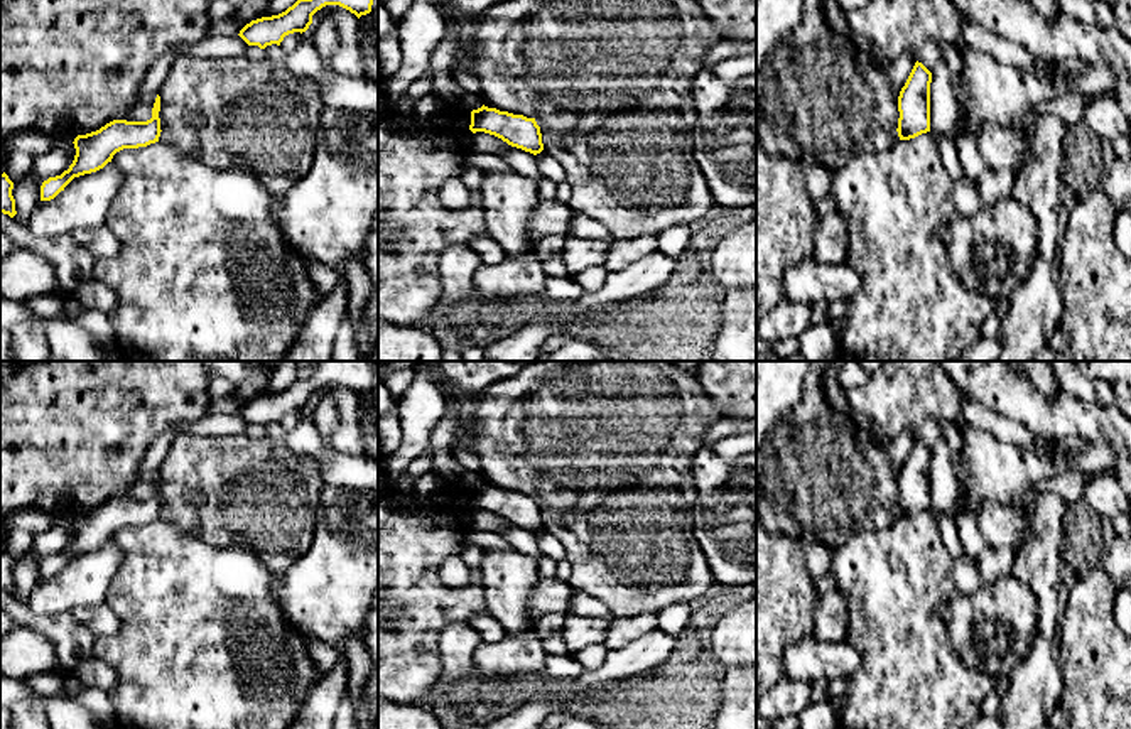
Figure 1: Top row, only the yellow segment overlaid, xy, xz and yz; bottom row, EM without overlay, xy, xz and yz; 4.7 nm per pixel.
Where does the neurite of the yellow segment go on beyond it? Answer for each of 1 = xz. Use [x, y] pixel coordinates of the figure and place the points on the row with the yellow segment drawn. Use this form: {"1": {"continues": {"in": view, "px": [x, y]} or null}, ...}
{"1": {"continues": null}}

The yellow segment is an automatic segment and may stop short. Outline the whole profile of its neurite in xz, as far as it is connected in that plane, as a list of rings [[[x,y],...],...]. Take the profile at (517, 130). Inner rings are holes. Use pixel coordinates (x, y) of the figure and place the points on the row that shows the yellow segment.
[[[483,105],[471,111],[469,130],[473,133],[484,132],[495,135],[508,145],[533,155],[544,150],[540,127],[535,118],[527,118],[523,115],[513,115]]]

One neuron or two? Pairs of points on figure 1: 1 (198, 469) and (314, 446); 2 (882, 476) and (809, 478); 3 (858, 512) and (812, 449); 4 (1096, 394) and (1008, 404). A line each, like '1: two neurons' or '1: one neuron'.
1: two neurons
2: one neuron
3: one neuron
4: two neurons

